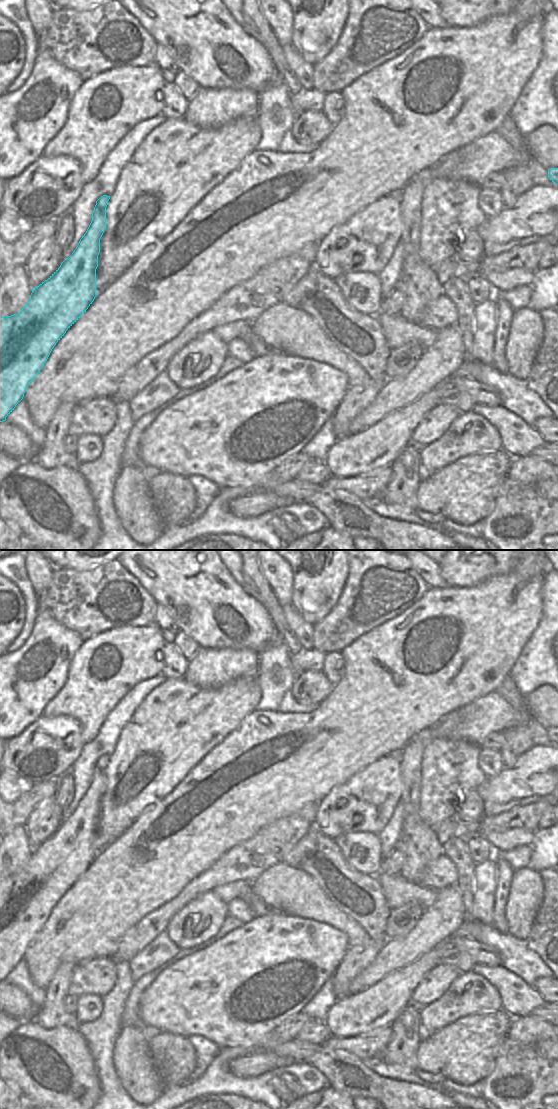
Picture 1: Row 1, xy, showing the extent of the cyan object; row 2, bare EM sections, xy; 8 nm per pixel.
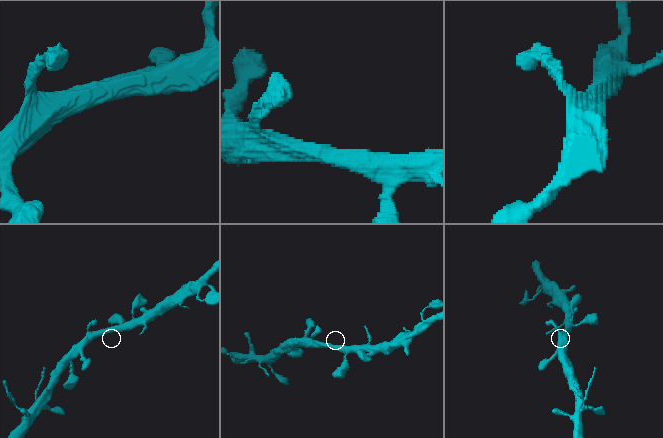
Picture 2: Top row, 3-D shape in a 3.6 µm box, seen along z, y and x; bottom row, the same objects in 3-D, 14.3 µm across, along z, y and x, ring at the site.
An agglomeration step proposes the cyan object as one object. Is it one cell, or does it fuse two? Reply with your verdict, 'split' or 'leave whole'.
leave whole

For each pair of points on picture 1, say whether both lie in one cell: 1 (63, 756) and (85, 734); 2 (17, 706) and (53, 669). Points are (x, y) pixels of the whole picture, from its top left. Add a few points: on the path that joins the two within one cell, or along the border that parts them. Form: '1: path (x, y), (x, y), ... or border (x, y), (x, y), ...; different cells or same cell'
1: border (69, 717), (79, 725), (79, 738), (83, 744); different cells
2: path (25, 697), (44, 678); same cell

